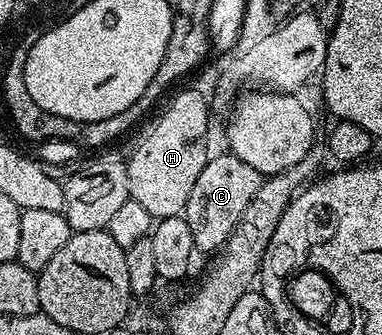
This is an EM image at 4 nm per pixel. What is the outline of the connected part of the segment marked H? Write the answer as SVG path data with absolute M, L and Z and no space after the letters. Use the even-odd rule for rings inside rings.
M177 91L169 96L170 104L161 108L162 116L151 125L150 132L126 163L130 198L140 201L155 220L185 212L196 177L200 177L212 151L210 107L205 97L198 91Z

